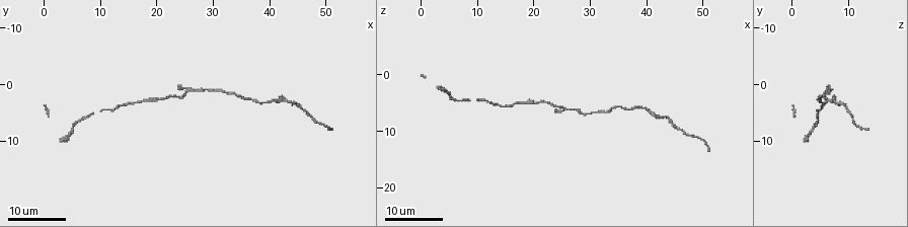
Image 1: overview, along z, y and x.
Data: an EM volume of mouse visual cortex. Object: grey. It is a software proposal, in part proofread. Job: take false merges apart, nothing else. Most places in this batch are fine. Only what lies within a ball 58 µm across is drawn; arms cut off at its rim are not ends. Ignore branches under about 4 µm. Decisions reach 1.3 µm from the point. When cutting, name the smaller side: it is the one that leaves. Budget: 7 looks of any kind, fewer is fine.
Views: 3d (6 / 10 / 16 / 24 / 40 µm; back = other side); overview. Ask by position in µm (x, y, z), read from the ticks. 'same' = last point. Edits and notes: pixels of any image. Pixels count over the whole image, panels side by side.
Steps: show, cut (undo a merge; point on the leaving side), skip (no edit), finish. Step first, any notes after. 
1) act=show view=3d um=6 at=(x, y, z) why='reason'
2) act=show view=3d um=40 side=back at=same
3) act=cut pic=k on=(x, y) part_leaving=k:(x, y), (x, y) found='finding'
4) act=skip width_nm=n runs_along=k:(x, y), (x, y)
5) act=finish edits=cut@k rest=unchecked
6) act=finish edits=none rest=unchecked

act=show view=3d um=24 at=(34.5, 2.0, 6.0) why='calibre changes'

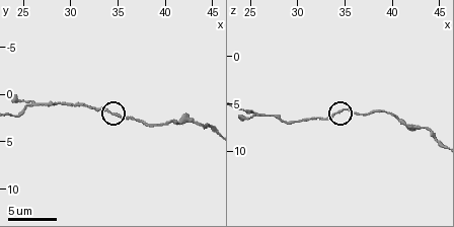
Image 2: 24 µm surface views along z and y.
act=show view=3d um=6 at=(34.6, 1.8, 5.8)

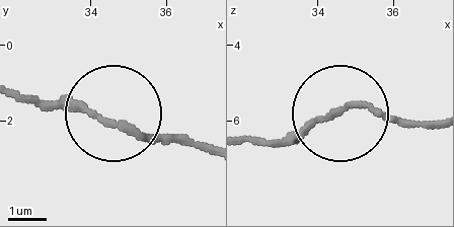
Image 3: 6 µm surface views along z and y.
act=skip runs_along=3:(251, 145), (290, 142), (358, 106), (436, 126) found='continuous, no second neuron'

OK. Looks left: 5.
act=show view=3d um=16 at=(43.6, 3.0, 7.4) why='a narrow waist'

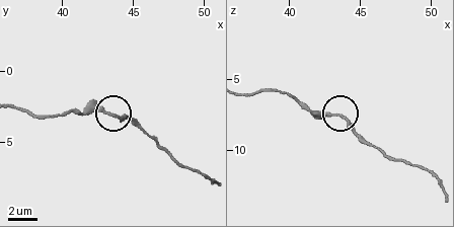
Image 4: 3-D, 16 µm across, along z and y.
act=show view=3d um=16 side=back at=(43.6, 3.0, 7.4)

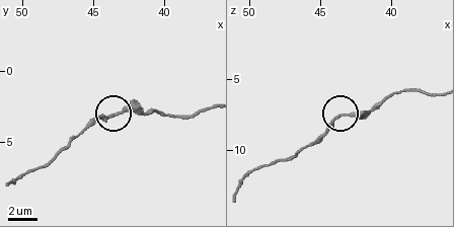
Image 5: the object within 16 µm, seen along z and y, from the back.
act=skip runs_along=5:(209, 108), (186, 116), (115, 112), (90, 120) found='all the same neuron'

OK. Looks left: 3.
act=show view=3d um=10 at=(28.8, 0.8, 6.8) why='thick turns thin'

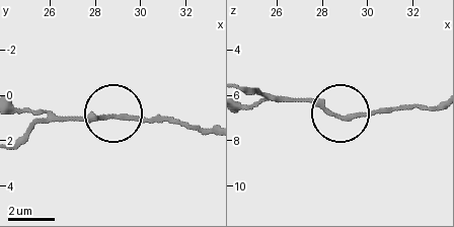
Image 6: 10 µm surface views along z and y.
act=skip width_nm=170 found='one neuron here'

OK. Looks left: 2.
act=show view=3d um=24 at=(18.0, 3.0, 5.5) why='sudden change in width'

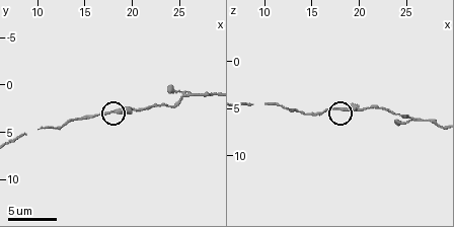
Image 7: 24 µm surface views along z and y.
act=show view=3d um=10 at=(17.8, 2.6, 5.2) why='closer look'

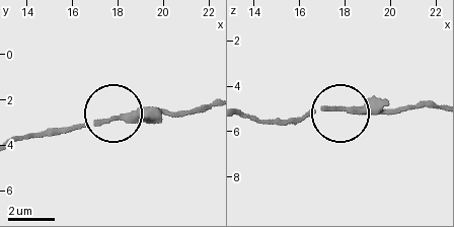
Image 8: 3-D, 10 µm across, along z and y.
act=skip runs_along=8:(209, 103), (151, 121), (109, 117), (43, 133) found='continuous, no second neuron'

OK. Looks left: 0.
act=finish edits=none rest=unchecked

